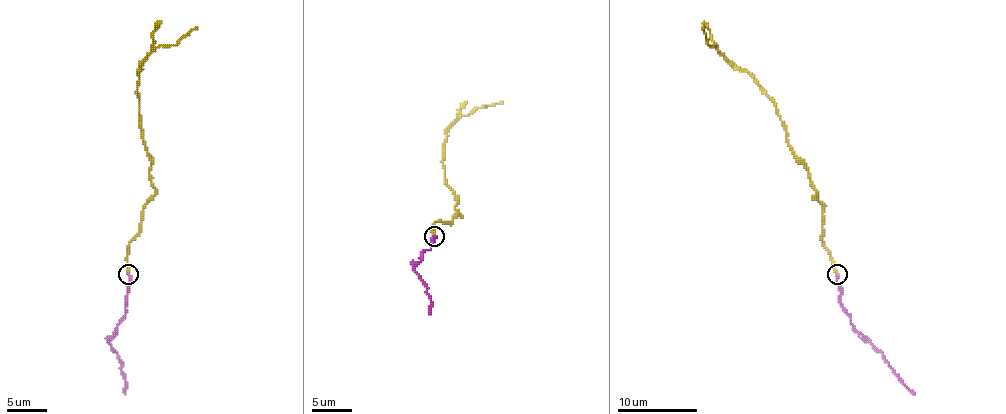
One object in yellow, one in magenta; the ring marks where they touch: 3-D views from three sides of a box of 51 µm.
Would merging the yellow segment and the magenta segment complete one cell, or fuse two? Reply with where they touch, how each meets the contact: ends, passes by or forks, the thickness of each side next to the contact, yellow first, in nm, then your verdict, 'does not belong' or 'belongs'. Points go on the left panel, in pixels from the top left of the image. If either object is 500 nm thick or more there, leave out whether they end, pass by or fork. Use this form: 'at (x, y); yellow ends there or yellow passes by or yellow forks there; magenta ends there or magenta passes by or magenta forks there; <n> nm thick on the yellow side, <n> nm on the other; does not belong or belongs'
at (128, 274); yellow ends there; magenta ends there; 200 nm thick on the yellow side, 190 nm on the other; belongs

